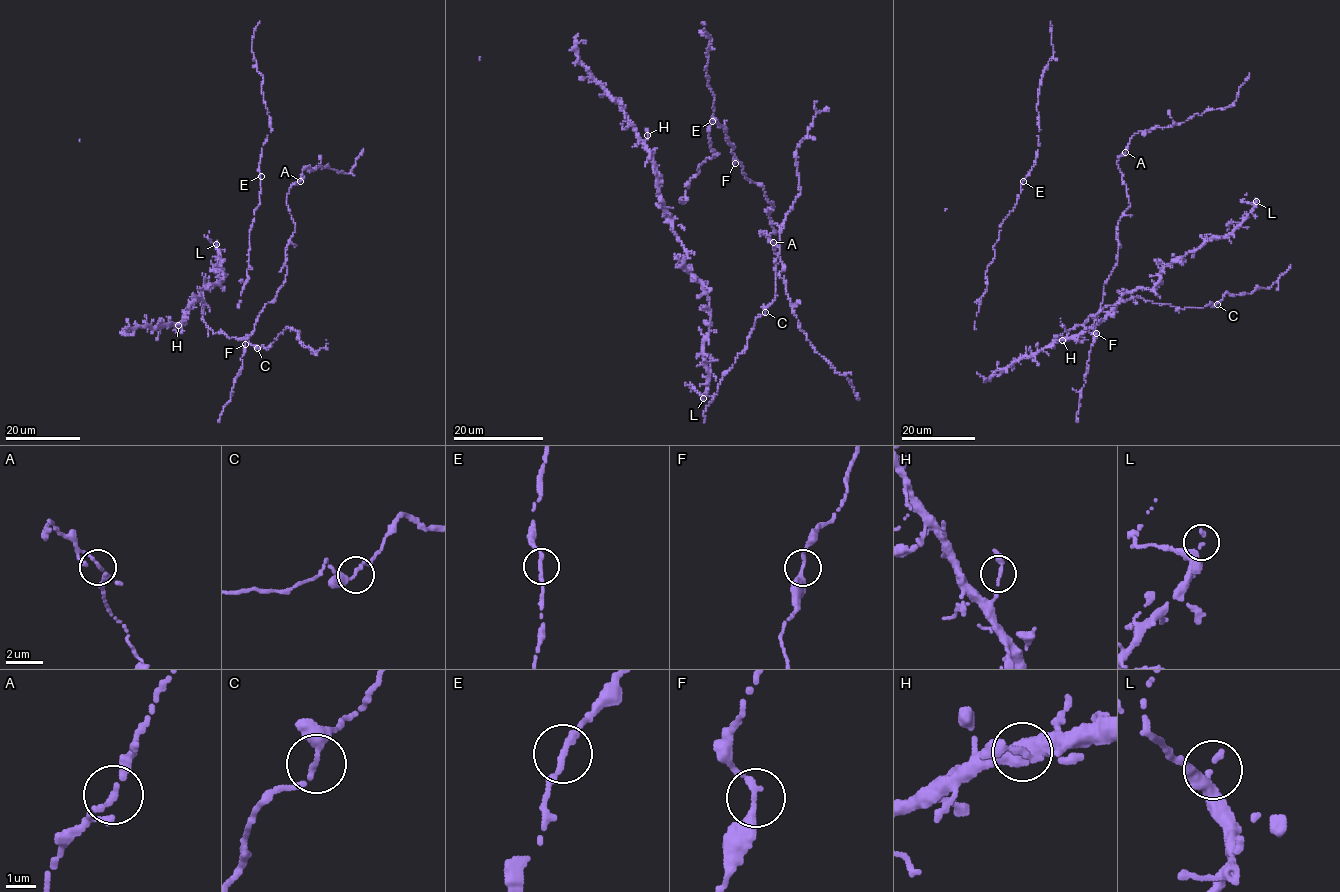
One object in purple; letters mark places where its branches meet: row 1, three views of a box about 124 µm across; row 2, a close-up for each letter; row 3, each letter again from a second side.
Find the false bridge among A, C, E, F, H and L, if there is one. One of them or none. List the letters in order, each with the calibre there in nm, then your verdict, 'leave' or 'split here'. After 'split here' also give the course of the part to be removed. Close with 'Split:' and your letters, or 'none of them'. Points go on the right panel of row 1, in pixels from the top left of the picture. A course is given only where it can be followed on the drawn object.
A: 220 nm | leave
C: 240 nm | leave
E: 240 nm | leave
F: 260 nm | leave
H: 240 nm | leave
L: 260 nm | leave
Split: none of them

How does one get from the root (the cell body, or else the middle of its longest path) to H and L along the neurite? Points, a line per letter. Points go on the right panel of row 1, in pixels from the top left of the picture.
H: (1107, 315), (1075, 336), (1062, 340)
L: (1107, 315), (1125, 292), (1152, 289), (1166, 265), (1194, 252), (1209, 240), (1227, 237), (1250, 213), (1256, 201)

